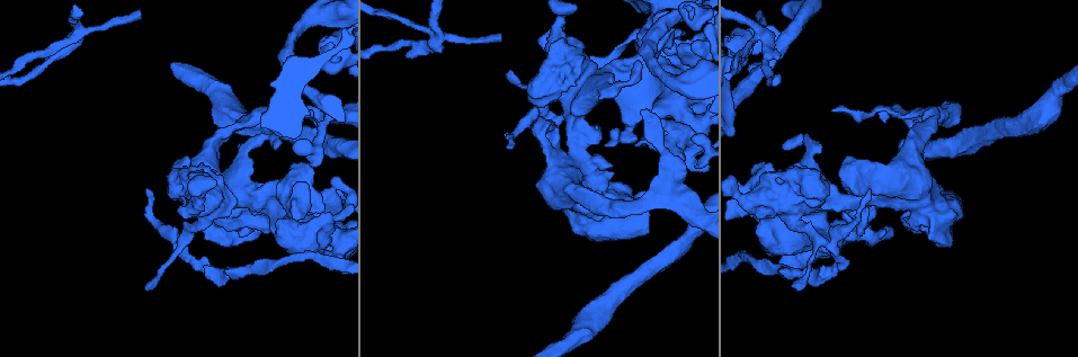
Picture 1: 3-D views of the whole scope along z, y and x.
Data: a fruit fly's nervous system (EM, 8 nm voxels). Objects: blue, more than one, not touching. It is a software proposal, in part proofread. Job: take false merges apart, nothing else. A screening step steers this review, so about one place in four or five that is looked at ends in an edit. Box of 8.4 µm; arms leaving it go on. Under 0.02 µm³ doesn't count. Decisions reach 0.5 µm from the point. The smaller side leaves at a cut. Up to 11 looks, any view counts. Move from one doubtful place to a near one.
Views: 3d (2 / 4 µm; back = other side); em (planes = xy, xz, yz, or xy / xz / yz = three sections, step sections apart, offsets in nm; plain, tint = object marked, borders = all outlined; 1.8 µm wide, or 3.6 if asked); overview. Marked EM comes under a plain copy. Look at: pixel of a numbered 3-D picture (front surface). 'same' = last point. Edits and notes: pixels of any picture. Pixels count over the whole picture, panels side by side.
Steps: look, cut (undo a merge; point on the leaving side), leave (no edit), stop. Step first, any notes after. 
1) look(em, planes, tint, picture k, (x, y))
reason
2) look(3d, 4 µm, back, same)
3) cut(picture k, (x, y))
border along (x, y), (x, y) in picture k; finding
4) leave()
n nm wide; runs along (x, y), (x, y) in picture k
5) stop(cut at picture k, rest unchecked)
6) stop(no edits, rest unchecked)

look(3d, 4 µm, picture 1, (206, 209))
looks like a crossing

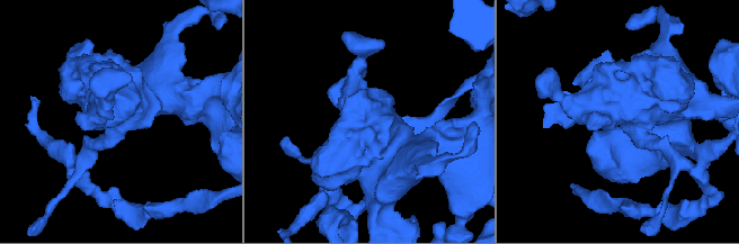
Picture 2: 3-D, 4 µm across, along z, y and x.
look(em, 3.6 µm, xy, step 16, tint, picture 2, (114, 114))

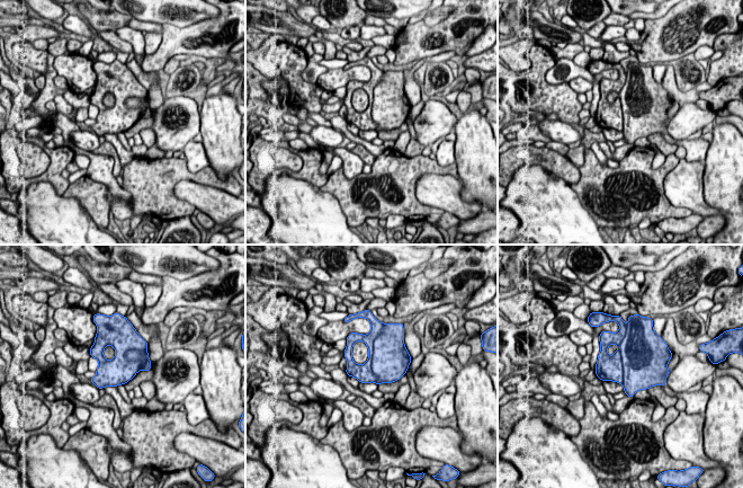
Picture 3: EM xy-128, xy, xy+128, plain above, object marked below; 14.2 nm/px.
cut(picture 3, (388, 362))
border along (381, 333), (372, 360), (375, 382) in picture 3; two neurons meet here

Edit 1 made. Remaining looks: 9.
look(em, xz, step 16, tint, picture 1, (692, 13))
thin arm on a thick one

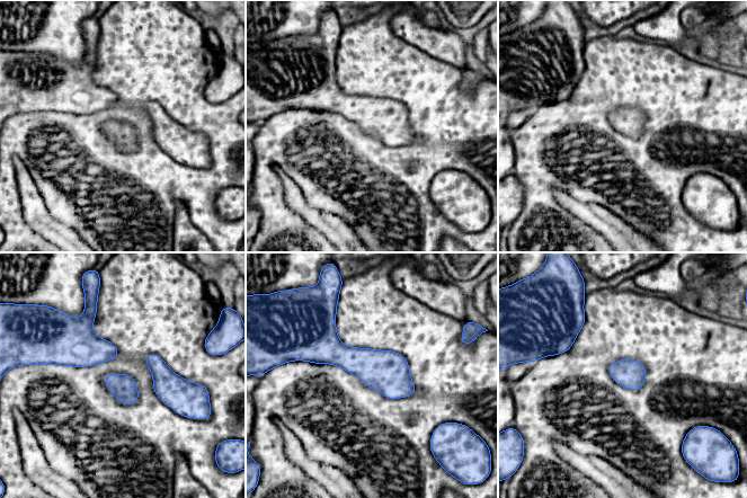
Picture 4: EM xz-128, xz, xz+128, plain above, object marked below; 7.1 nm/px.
look(em, planes, borders, same)

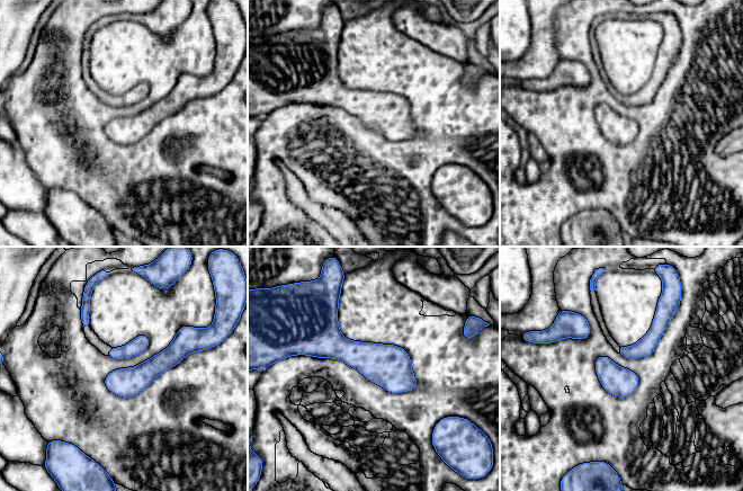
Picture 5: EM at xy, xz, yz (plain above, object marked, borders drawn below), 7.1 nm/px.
leave()
runs along (311, 349), (365, 356), (413, 383) in picture 5; all the same neuron

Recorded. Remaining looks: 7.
look(em, xy, step 16, tint, picture 1, (434, 43))
two arms at a narrow angle

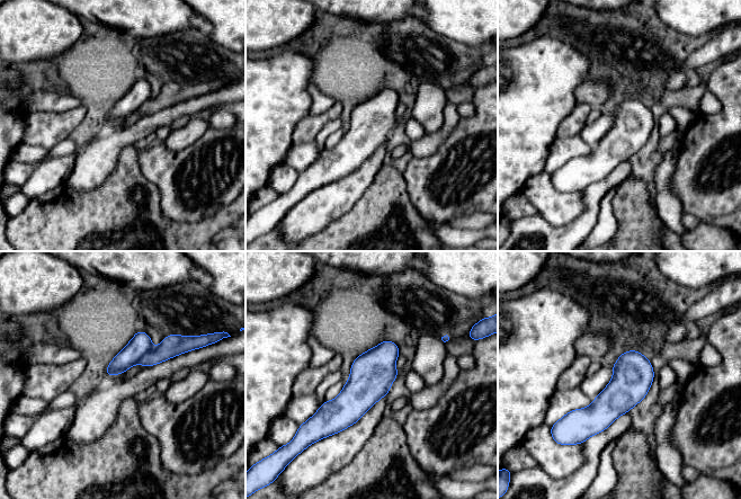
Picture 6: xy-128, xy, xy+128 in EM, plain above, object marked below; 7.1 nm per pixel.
look(em, planes, tint, same)

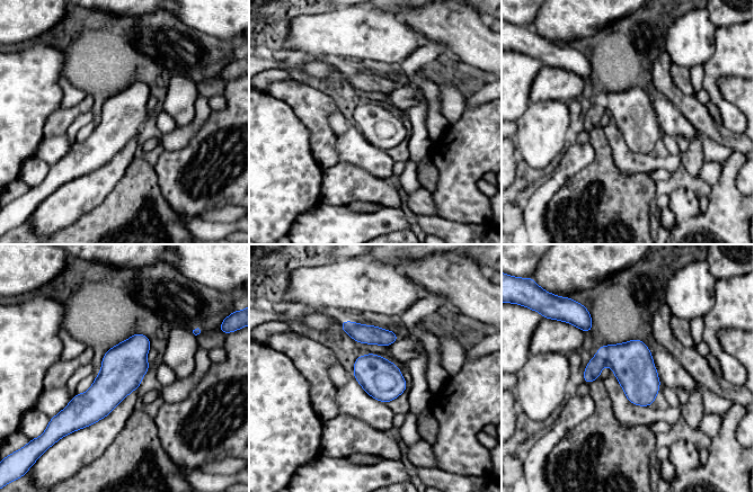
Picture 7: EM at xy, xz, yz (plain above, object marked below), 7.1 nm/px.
cut(picture 7, (594, 367))
280 nm wide; border along (600, 350), (606, 363) in picture 7; two neurons meet here

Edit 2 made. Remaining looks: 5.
look(overview)
redraw

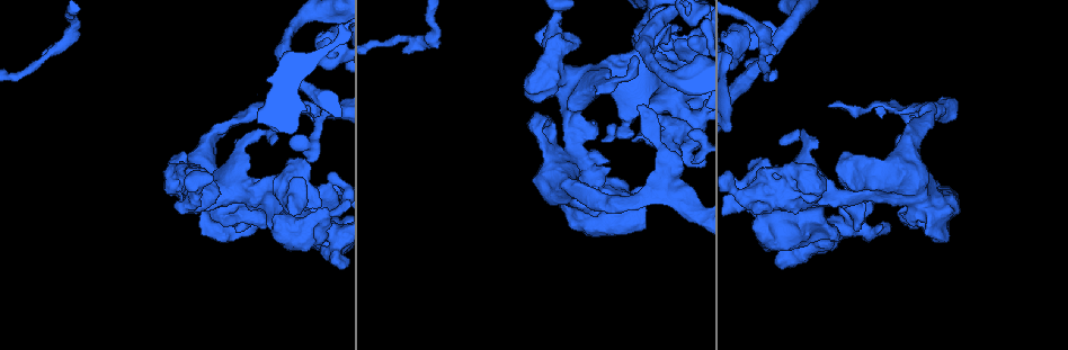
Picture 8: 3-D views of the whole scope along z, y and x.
look(3d, 4 µm, picture 8, (664, 177))
four-way junction

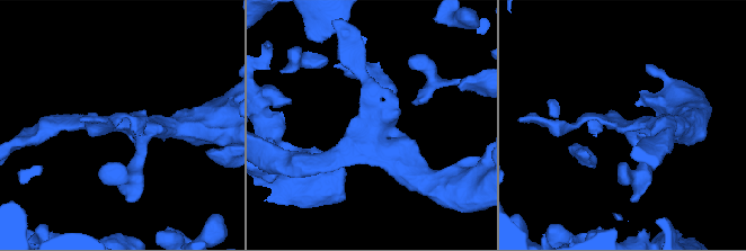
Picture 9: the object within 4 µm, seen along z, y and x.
look(em, xy, step 8, tint, picture 9, (626, 123))
now the EM

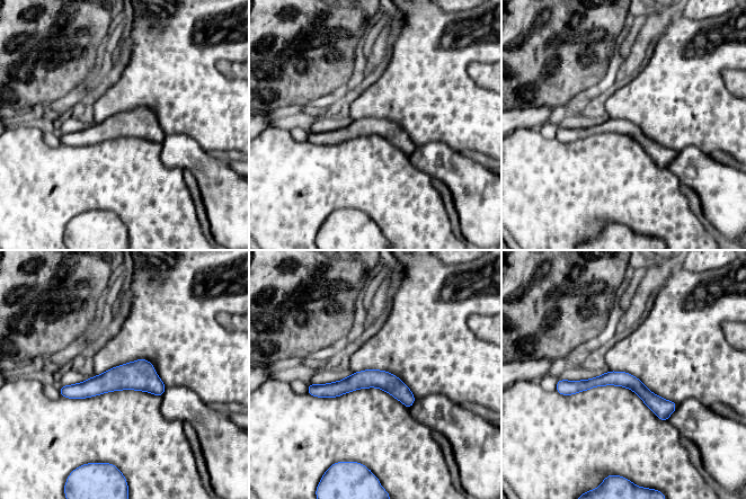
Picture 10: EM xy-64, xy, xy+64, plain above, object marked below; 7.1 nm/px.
look(em, planes, borders, same)

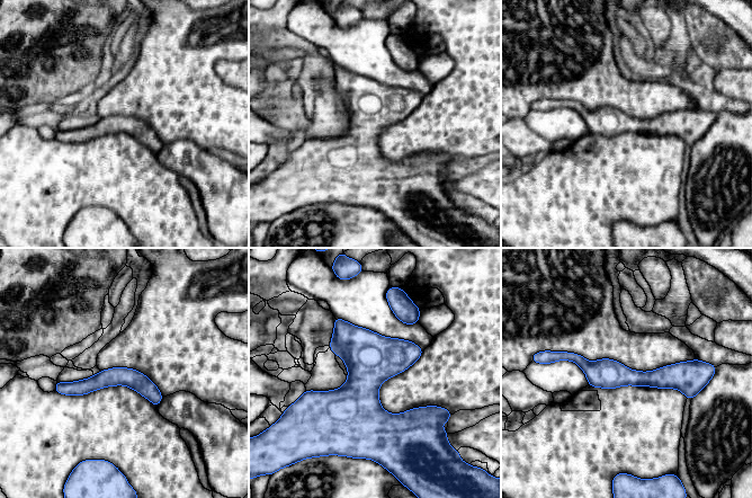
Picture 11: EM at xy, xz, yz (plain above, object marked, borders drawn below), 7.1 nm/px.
leave()
140 nm wide; one neuron here

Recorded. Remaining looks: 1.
look(em, planes, tint, picture 8, (637, 137))
closes a loop

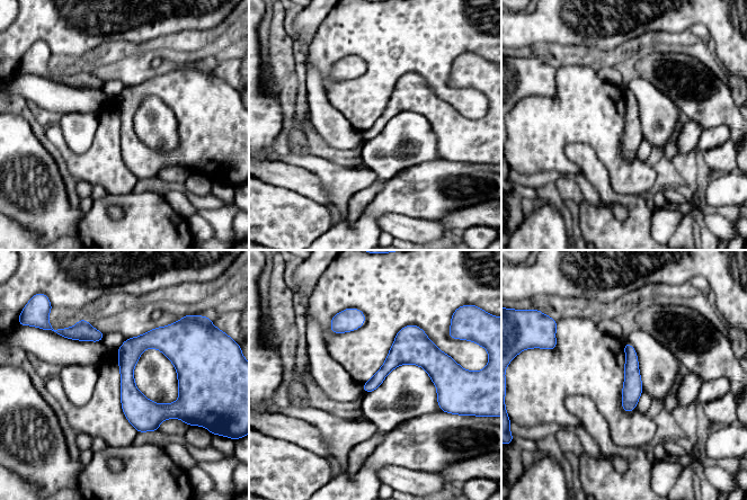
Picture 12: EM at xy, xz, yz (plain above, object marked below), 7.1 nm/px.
leave()
90 nm wide; runs along (627, 346), (631, 356), (629, 409) in picture 12; continuous, no second neuron

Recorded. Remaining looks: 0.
stop(cut at picture 3, cut at picture 7, rest unchecked)

